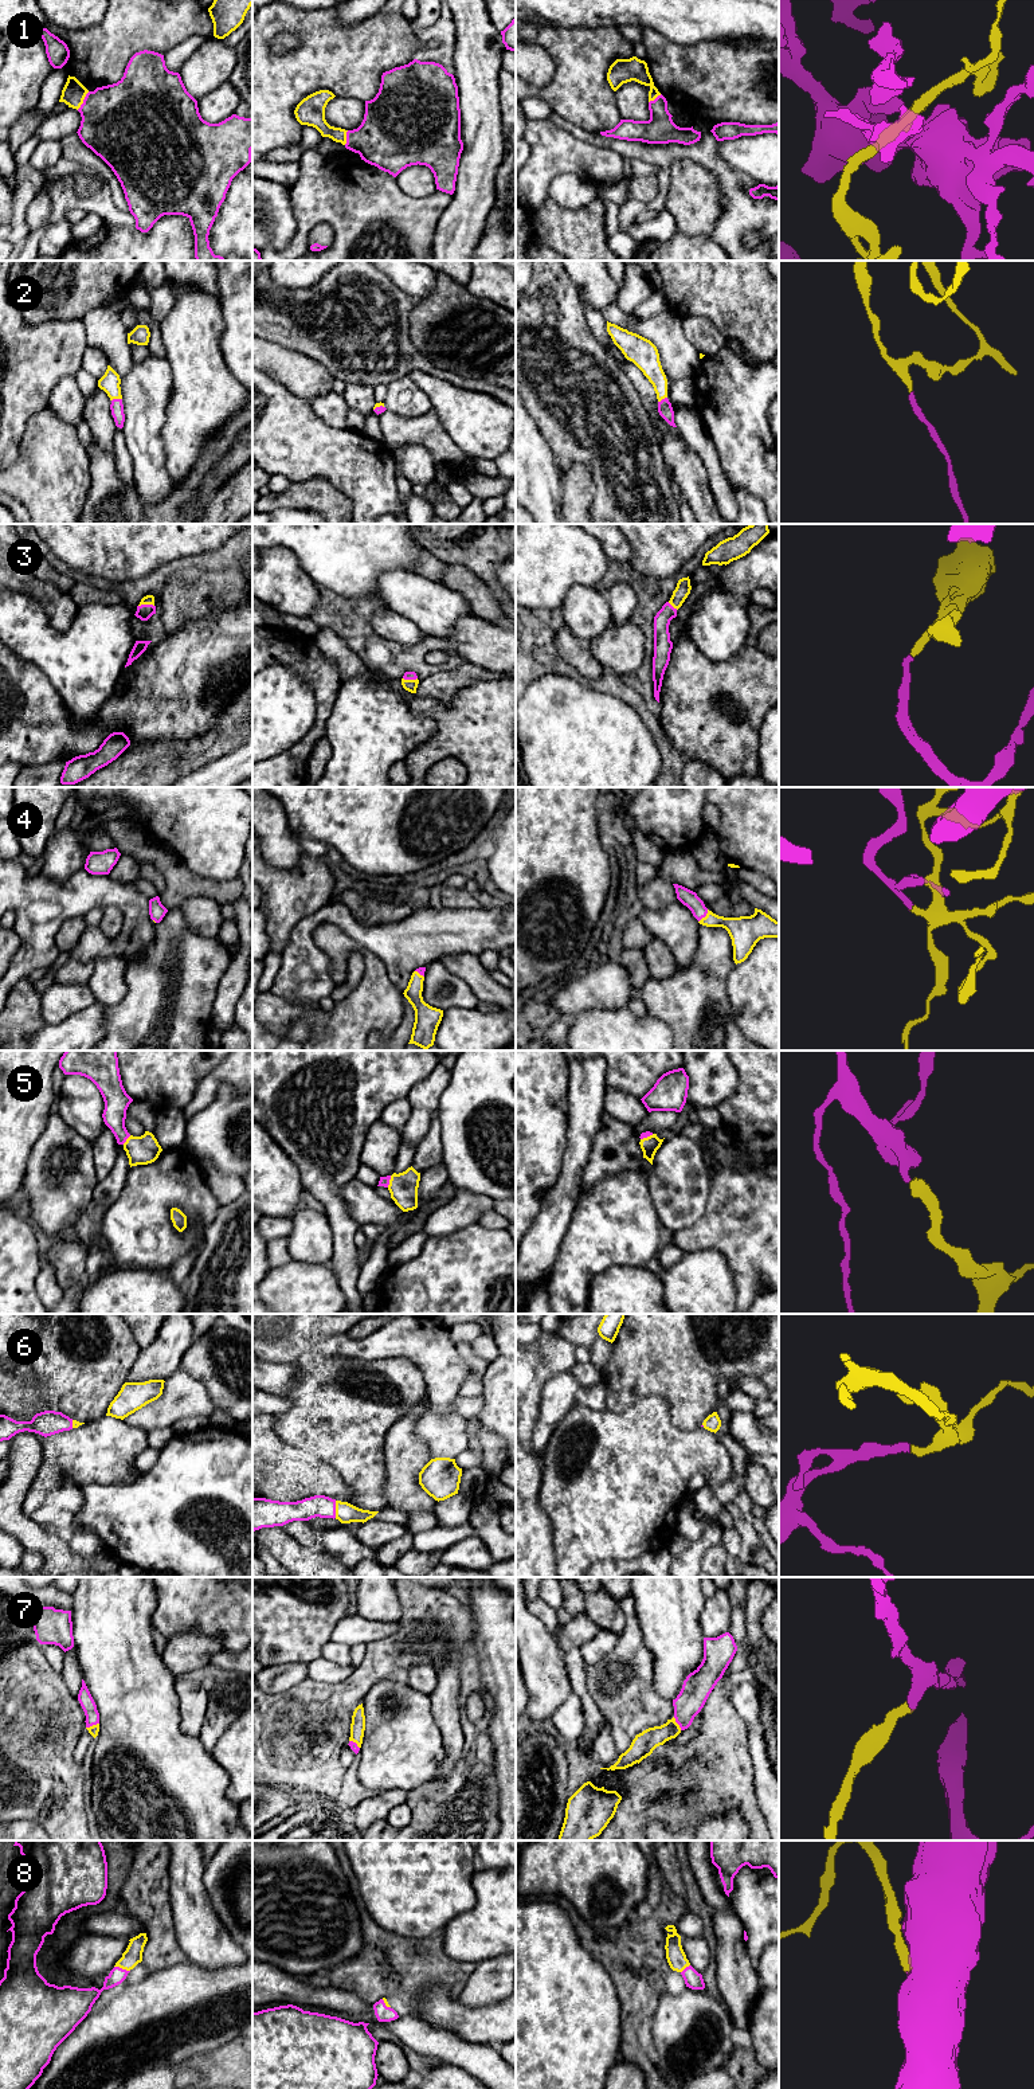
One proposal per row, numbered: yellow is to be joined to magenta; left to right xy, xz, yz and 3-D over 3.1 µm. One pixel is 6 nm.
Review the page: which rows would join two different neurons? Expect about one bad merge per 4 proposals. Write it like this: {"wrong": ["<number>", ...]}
{"wrong": []}

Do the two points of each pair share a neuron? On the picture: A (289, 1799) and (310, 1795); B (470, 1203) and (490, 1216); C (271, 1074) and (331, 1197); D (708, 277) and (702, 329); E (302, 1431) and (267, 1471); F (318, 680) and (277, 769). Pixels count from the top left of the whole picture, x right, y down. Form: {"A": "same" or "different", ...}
{"A": "different", "B": "different", "C": "same", "D": "different", "E": "different", "F": "same"}

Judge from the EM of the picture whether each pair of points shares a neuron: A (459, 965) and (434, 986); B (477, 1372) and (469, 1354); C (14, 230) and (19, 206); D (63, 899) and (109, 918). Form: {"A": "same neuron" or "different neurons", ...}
{"A": "different neurons", "B": "same neuron", "C": "same neuron", "D": "different neurons"}

